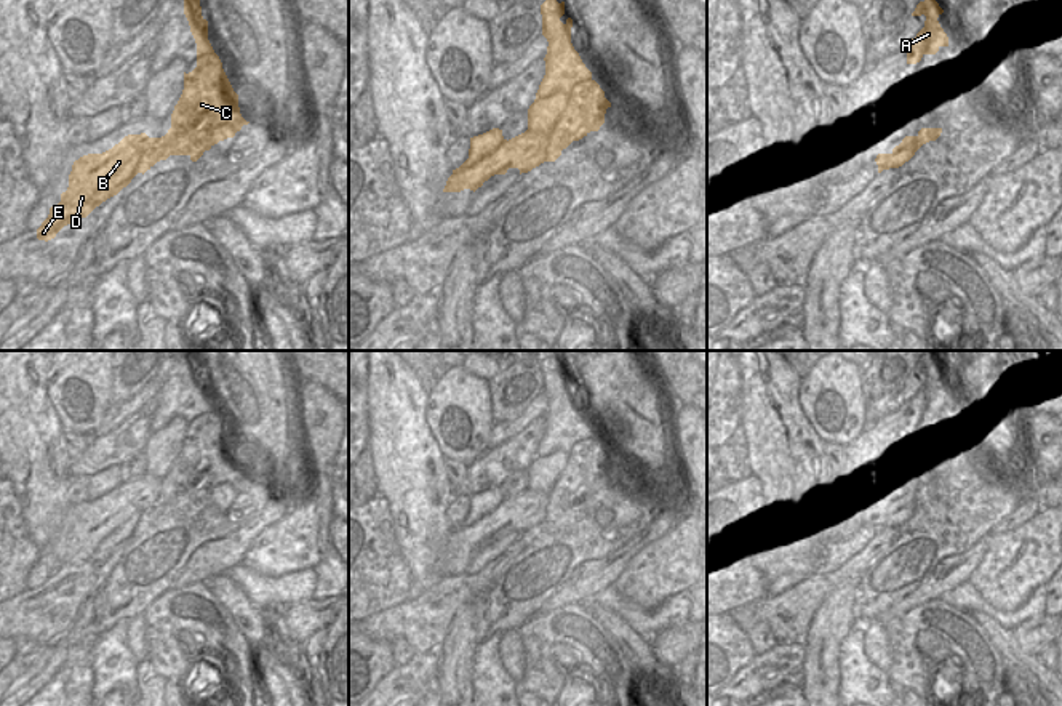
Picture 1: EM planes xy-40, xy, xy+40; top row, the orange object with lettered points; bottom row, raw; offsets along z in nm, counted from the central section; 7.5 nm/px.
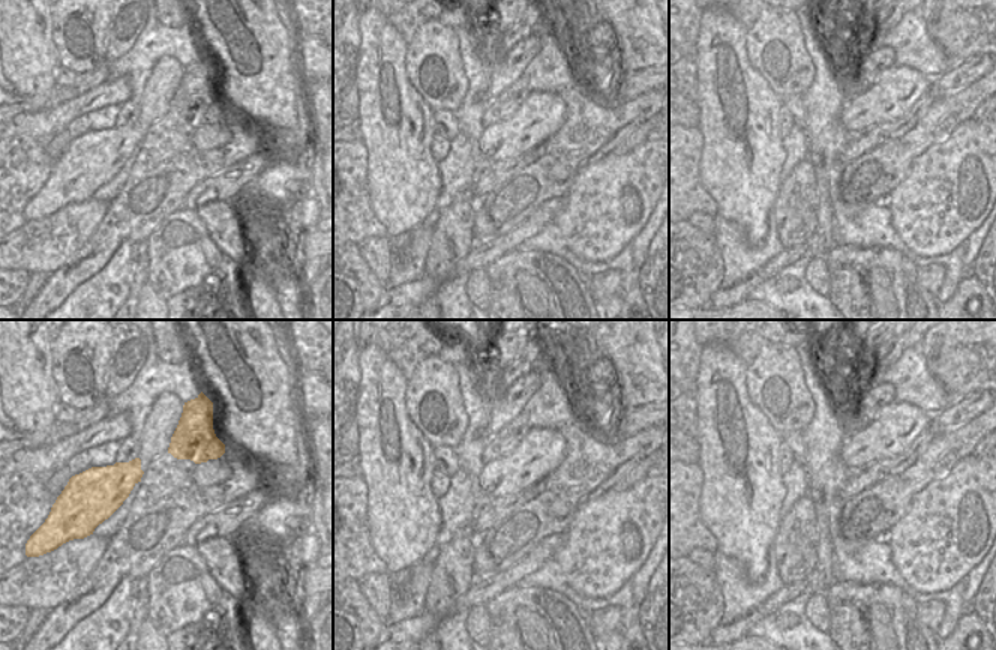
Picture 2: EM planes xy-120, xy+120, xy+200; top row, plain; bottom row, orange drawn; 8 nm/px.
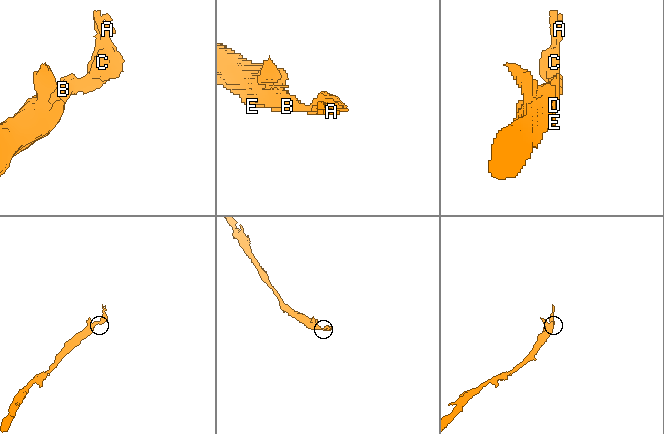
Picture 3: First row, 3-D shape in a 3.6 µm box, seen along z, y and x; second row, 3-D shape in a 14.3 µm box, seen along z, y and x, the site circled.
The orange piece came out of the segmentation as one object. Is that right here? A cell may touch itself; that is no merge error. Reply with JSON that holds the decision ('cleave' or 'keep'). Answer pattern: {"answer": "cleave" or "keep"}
{"answer": "keep"}

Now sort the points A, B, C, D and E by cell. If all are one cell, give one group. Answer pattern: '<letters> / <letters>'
A B C D E

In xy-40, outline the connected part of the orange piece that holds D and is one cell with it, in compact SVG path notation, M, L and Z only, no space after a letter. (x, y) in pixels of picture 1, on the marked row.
M184 0L184 14L197 43L197 67L184 72L184 90L171 114L171 128L162 138L128 134L102 154L75 160L67 191L37 229L38 240L48 242L64 226L86 218L157 162L170 155L189 155L197 162L205 150L234 138L250 123L242 117L238 94L208 40L208 21L202 16L200 0Z

